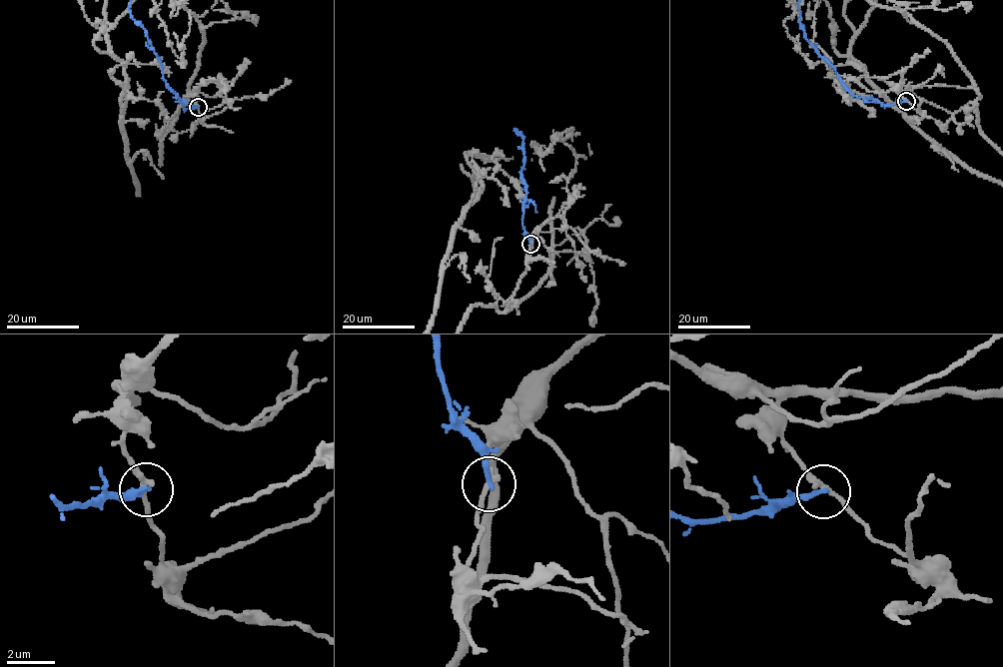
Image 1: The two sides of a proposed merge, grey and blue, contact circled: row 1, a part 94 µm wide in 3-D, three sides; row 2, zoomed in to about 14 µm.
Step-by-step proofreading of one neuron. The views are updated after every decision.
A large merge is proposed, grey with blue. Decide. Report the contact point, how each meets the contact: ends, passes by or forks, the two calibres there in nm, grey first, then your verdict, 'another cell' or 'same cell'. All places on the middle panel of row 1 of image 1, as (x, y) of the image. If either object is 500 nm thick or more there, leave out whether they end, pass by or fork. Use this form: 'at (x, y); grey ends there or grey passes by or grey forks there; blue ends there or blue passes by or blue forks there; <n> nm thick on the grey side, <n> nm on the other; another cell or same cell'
at (530, 244); grey passes by; blue ends there; 240 nm thick on the grey side, 220 nm on the other; another cell

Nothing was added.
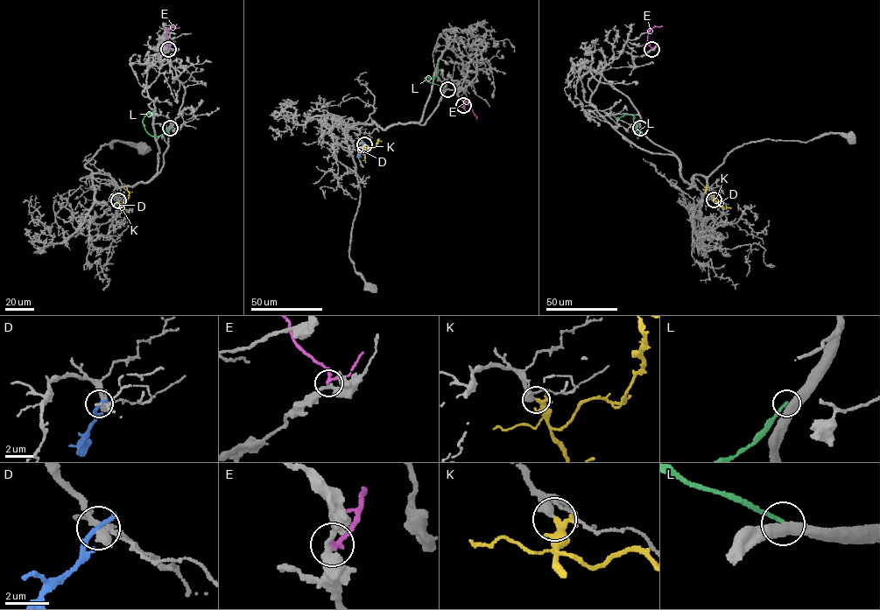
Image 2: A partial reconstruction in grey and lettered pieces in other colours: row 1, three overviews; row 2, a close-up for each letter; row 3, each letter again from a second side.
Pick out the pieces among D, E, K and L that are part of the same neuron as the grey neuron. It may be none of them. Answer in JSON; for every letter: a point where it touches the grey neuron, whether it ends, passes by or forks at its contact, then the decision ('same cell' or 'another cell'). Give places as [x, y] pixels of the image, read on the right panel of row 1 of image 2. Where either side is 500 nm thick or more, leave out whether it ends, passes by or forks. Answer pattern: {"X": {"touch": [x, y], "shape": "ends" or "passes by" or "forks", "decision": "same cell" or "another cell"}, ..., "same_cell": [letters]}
{"D": {"touch": [713, 199], "shape": "ends", "decision": "another cell"}, "E": {"touch": [651, 49], "shape": "passes by", "decision": "another cell"}, "K": {"touch": [714, 199], "shape": "passes by", "decision": "same cell"}, "L": {"touch": [640, 128], "shape": "ends", "decision": "another cell"}, "same_cell": ["K"]}

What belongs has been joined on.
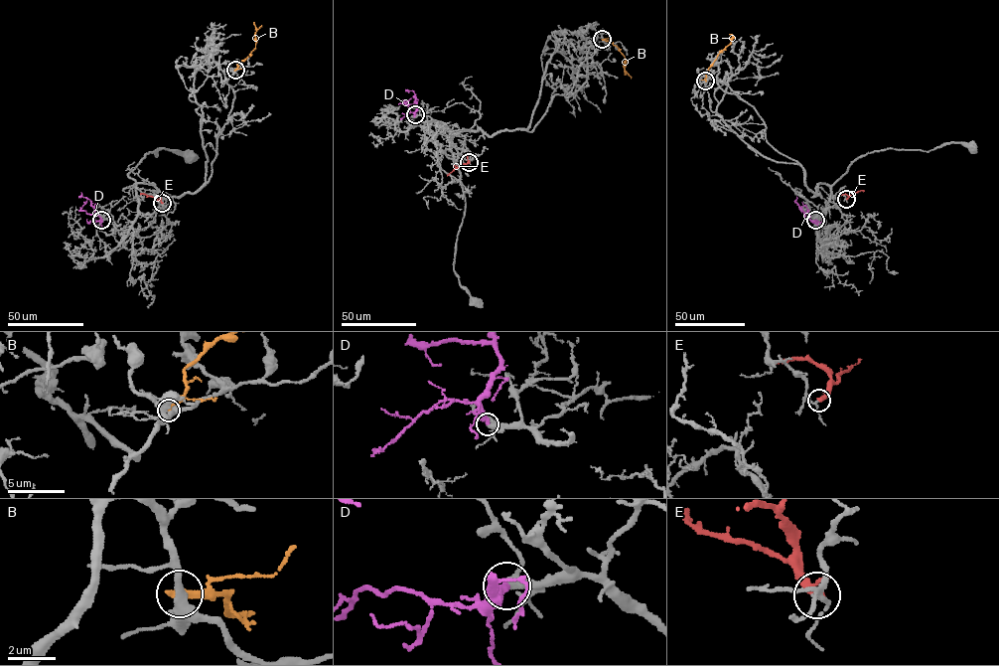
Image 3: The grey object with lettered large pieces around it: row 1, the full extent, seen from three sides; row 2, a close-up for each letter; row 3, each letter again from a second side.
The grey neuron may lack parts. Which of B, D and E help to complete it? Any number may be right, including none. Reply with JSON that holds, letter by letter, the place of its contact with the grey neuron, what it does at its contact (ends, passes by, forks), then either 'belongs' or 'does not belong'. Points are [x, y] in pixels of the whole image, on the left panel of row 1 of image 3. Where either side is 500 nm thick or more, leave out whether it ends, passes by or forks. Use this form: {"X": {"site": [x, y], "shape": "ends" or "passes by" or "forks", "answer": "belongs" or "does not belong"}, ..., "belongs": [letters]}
{"B": {"site": [235, 70], "shape": "ends", "answer": "does not belong"}, "D": {"site": [101, 220], "shape": "ends", "answer": "belongs"}, "E": {"site": [162, 203], "shape": "passes by", "answer": "does not belong"}, "belongs": ["D"]}

